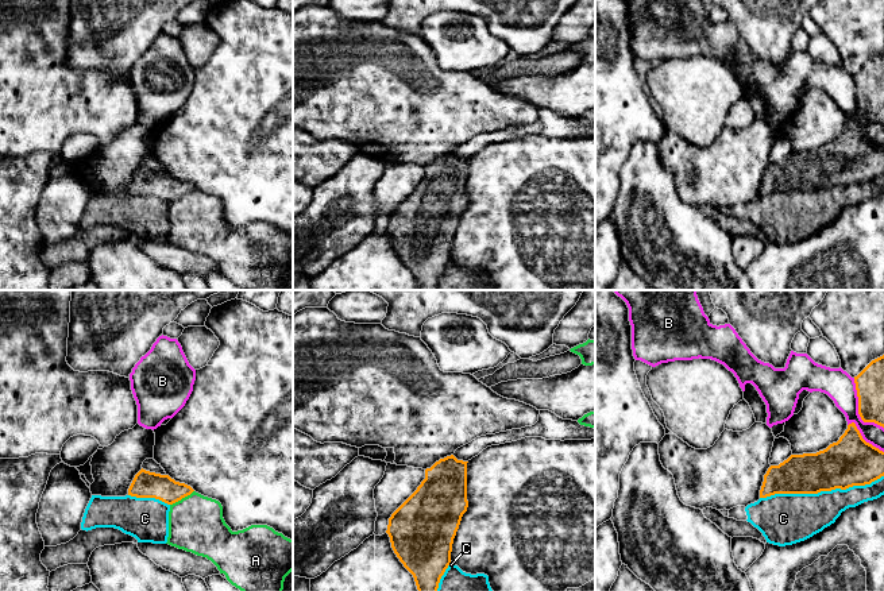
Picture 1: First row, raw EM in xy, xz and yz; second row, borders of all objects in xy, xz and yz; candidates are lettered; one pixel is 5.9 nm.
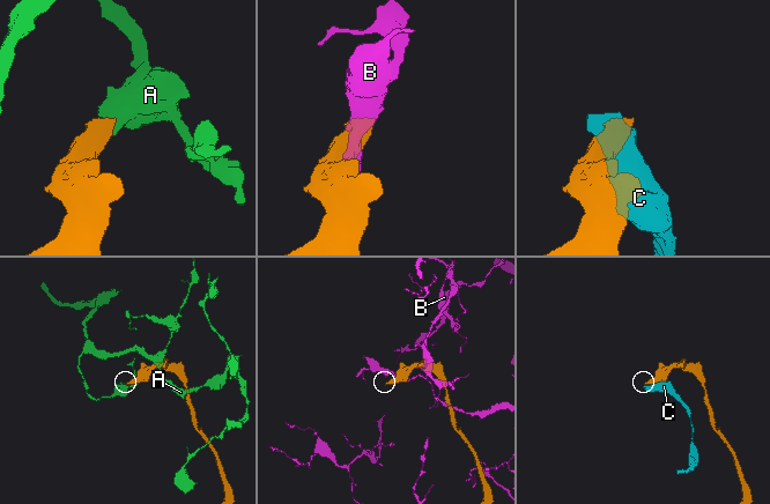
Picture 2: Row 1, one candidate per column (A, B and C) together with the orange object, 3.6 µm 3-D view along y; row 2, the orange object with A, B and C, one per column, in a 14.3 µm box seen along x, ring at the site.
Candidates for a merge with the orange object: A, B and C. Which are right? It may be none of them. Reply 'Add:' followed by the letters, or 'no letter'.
Add: no letter

